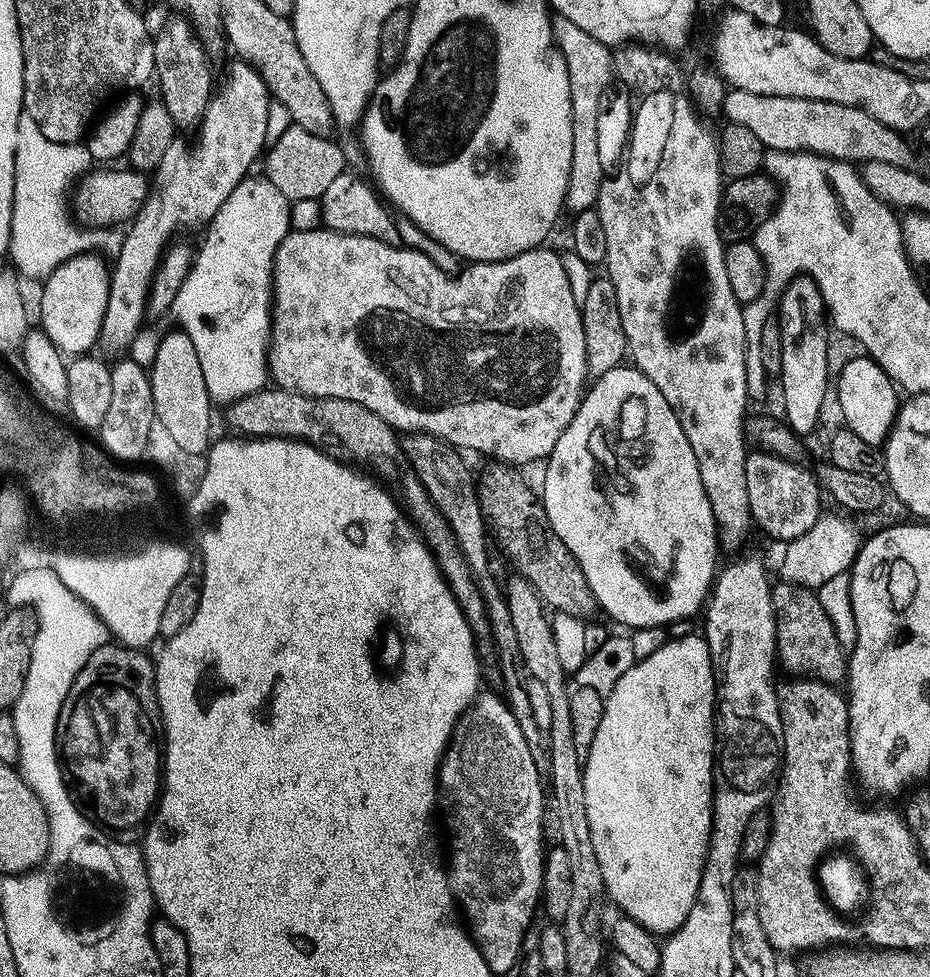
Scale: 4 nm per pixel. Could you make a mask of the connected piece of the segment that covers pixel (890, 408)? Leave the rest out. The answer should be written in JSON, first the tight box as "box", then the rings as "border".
{"box":[834,354,898,446],"border":[[[859,354],[853,360],[844,364],[840,377],[834,380],[834,400],[840,403],[840,412],[844,415],[843,427],[849,428],[862,442],[873,446],[883,445],[888,438],[888,431],[896,421],[898,399],[896,400],[897,385],[878,366],[876,361],[867,354]]]}

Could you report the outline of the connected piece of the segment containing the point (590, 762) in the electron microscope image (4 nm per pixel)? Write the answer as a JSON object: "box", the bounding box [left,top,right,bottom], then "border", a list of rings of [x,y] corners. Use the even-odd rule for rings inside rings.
{"box":[583,635,718,934],"border":[[[703,635],[696,636],[680,636],[677,640],[672,640],[669,644],[664,644],[661,648],[656,648],[648,657],[637,659],[636,664],[630,670],[626,670],[626,674],[622,674],[622,679],[618,681],[618,686],[614,686],[614,690],[607,696],[604,702],[604,713],[602,714],[602,722],[598,722],[598,734],[594,734],[594,742],[590,746],[590,754],[588,759],[583,761],[584,766],[584,785],[586,786],[586,818],[590,818],[590,834],[594,838],[594,850],[598,853],[598,862],[602,866],[602,878],[608,887],[608,895],[611,903],[616,903],[623,915],[629,916],[634,922],[638,922],[642,926],[646,926],[654,934],[671,934],[683,927],[686,918],[690,914],[690,910],[696,904],[696,895],[700,889],[700,879],[704,870],[704,859],[708,853],[708,839],[712,833],[712,807],[713,807],[713,789],[714,789],[714,757],[718,752],[717,743],[717,725],[714,721],[717,719],[717,682],[715,674],[712,672],[710,650],[704,641]]]}

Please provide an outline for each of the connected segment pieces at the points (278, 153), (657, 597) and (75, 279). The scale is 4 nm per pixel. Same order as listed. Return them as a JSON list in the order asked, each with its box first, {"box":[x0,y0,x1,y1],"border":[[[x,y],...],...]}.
[{"box":[265,125,347,201],"border":[[[290,125],[265,153],[265,179],[276,186],[288,201],[317,200],[326,192],[327,187],[338,178],[338,174],[347,169],[343,150],[325,135],[314,134],[297,126]]]},{"box":[542,366,718,628],"border":[[[621,366],[591,381],[570,426],[566,426],[562,438],[558,438],[558,446],[554,446],[543,468],[542,499],[546,514],[550,518],[550,526],[554,526],[554,534],[562,538],[566,550],[570,550],[570,554],[578,562],[599,604],[599,611],[604,616],[605,614],[613,616],[618,623],[625,624],[628,628],[660,628],[663,624],[684,620],[687,616],[694,615],[696,611],[699,613],[705,607],[710,589],[718,575],[718,565],[716,566],[718,537],[714,510],[710,510],[710,498],[706,498],[706,490],[702,486],[702,474],[698,474],[698,462],[694,458],[694,450],[690,450],[690,442],[686,442],[686,434],[674,410],[666,402],[666,398],[662,398],[658,386],[654,386],[650,378],[643,376],[639,368]]]},{"box":[39,254,110,358],"border":[[[85,254],[75,256],[59,264],[52,275],[43,281],[44,293],[40,296],[40,320],[39,327],[43,328],[45,334],[56,349],[69,357],[75,358],[93,351],[97,347],[100,338],[100,327],[102,318],[106,314],[106,302],[108,301],[108,282],[110,279],[109,265],[104,265],[99,260],[99,255]]]}]

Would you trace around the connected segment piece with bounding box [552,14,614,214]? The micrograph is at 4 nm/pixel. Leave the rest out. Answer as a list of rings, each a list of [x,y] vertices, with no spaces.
[[[555,15],[552,19],[552,37],[566,62],[570,83],[571,130],[573,131],[573,153],[571,154],[570,182],[564,199],[565,209],[577,214],[595,207],[597,196],[605,180],[597,147],[598,103],[602,92],[614,78],[613,53],[604,43],[598,42],[580,26],[565,16]]]

